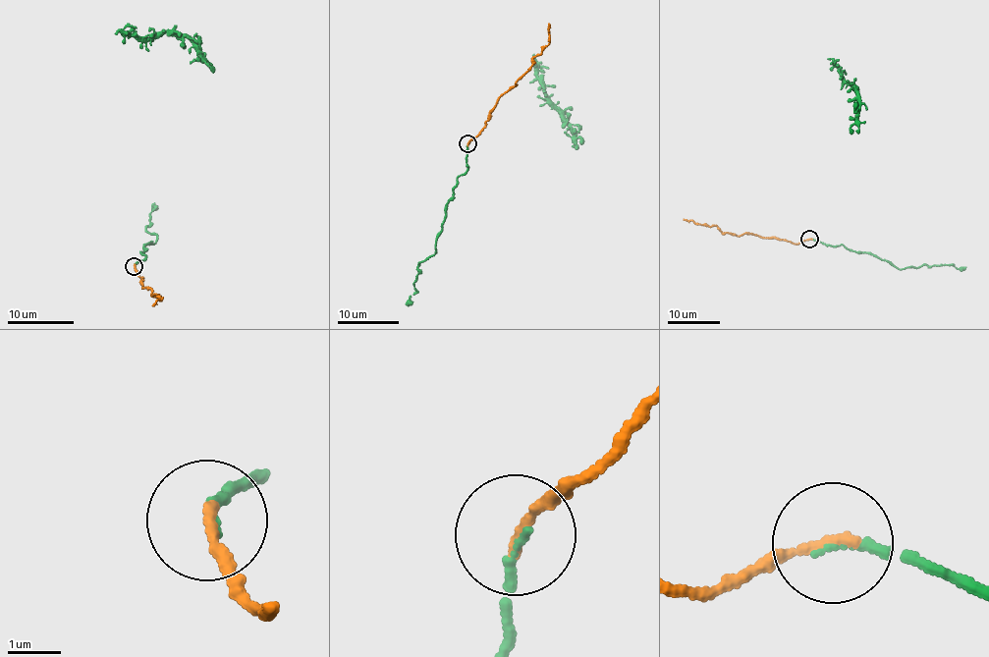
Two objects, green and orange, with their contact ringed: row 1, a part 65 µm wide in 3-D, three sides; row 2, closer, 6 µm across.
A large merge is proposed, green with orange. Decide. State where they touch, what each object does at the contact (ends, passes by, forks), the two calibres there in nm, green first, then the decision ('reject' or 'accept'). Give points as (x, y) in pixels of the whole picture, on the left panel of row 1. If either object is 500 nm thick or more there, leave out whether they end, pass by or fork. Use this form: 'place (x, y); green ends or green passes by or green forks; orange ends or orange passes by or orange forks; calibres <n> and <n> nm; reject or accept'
place (134, 266); green ends; orange ends; calibres 150 and 220 nm; accept

